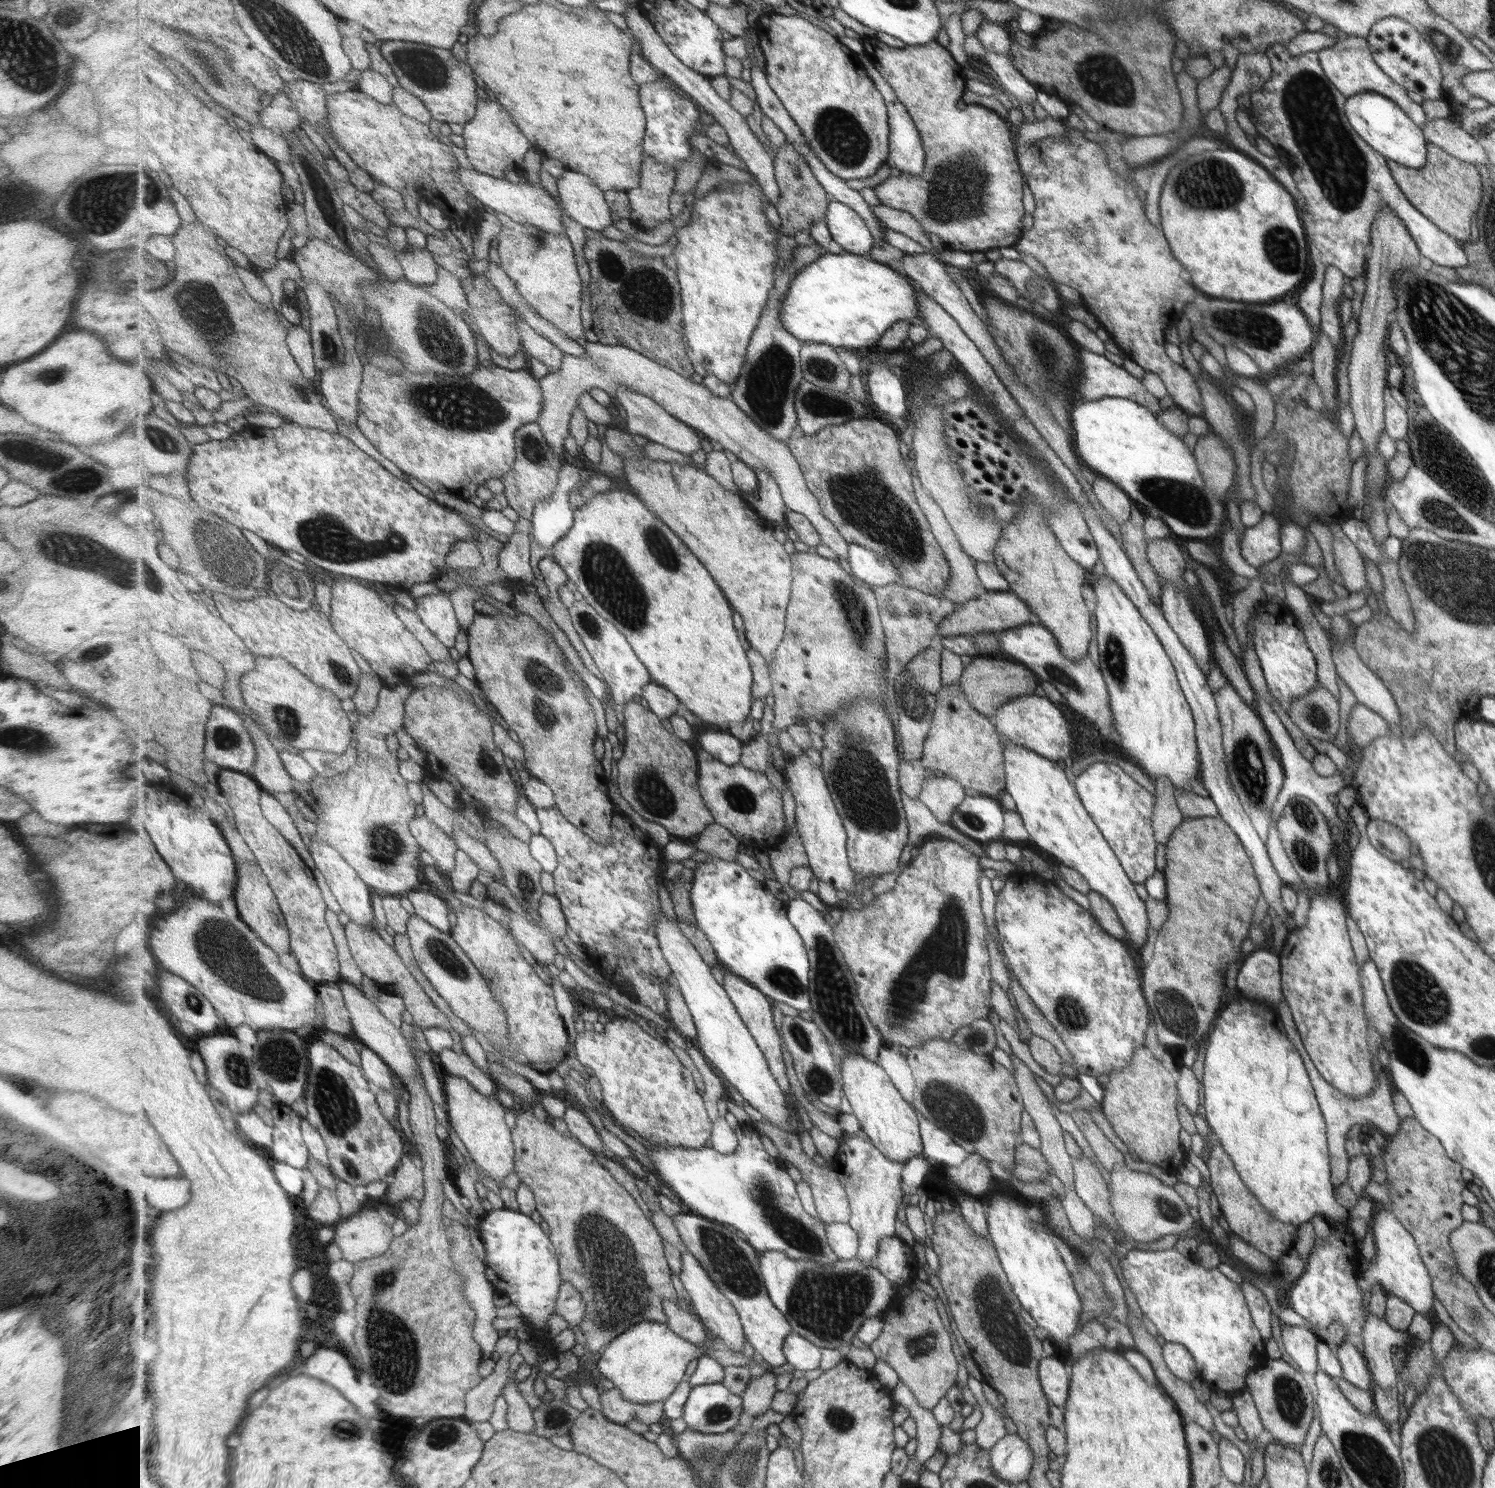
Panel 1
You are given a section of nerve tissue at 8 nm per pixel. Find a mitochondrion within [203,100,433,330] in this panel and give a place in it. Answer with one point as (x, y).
(323, 194)

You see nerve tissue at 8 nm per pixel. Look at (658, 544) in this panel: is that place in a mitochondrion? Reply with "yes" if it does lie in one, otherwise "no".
yes

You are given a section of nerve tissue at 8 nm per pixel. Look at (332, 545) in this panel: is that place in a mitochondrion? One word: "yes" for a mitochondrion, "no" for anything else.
yes

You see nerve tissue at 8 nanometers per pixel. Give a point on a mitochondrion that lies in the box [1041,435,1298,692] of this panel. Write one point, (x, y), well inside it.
(1187, 501)

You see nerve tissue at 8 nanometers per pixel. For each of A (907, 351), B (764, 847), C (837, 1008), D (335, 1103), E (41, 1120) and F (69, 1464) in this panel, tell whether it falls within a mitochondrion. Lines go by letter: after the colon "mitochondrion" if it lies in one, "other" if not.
A: other
B: other
C: mitochondrion
D: mitochondrion
E: mitochondrion
F: other

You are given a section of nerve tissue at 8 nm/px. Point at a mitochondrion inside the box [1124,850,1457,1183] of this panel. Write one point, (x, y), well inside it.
(1420, 998)

